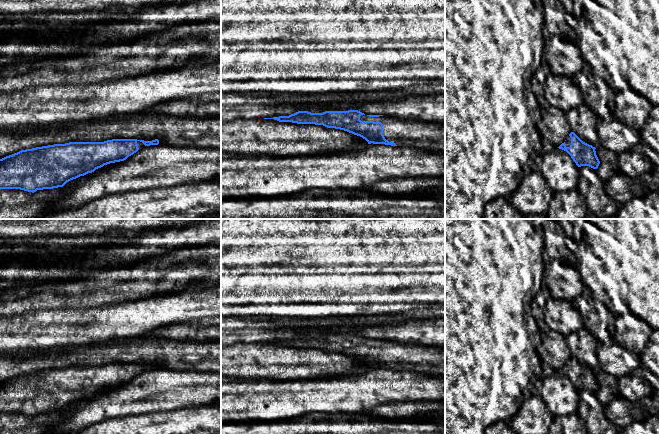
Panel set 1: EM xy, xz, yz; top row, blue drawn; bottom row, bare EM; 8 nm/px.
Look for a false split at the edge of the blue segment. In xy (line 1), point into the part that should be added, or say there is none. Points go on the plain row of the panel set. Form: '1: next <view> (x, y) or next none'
1: next xy (140, 368)

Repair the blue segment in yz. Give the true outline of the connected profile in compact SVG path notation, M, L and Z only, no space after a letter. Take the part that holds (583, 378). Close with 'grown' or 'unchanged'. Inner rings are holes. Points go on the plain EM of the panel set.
M571 356L558 372L566 375L578 391L589 390L597 393L600 388L596 372L583 366L574 356Z; grown

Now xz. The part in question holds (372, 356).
M358 334L323 337L298 335L289 340L264 343L340 353L362 361L368 368L416 371L430 377L445 375L445 350L439 346L365 339Z; grown

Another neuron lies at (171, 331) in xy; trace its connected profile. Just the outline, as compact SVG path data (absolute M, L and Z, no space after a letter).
M221 317L189 320L185 323L170 324L142 336L150 339L173 339L182 341L221 340Z

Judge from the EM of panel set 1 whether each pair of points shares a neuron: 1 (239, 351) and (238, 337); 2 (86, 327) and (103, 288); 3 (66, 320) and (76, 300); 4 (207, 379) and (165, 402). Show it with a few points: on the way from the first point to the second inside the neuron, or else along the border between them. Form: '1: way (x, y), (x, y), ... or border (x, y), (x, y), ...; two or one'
1: border (259, 341), (235, 342), (231, 345); two
2: border (117, 303), (95, 307), (70, 308); two
3: border (95, 307), (56, 308), (49, 310); two
4: way (197, 389), (178, 389), (175, 392); one

